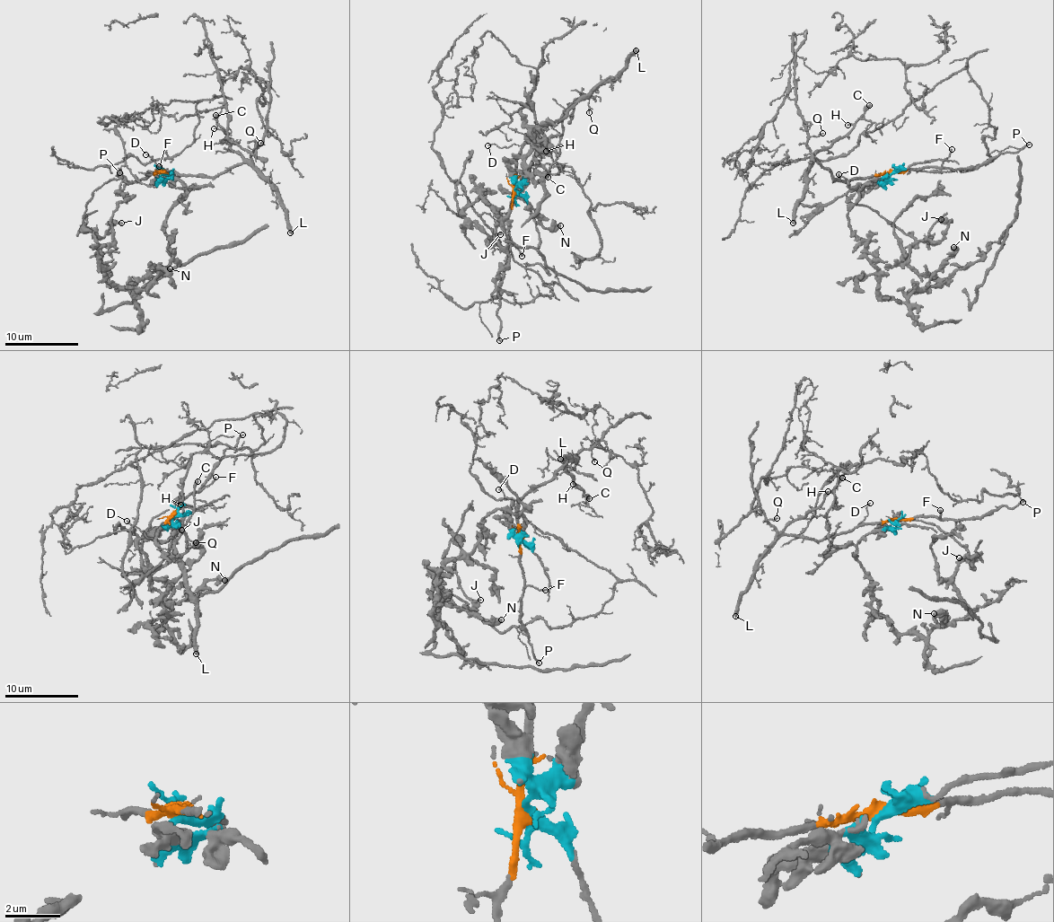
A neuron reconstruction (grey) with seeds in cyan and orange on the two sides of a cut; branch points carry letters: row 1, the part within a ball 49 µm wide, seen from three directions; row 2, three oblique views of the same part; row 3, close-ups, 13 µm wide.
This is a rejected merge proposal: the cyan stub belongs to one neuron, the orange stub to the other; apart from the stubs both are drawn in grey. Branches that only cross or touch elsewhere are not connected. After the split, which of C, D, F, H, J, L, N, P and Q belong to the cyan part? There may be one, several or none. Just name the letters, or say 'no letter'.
J, N

